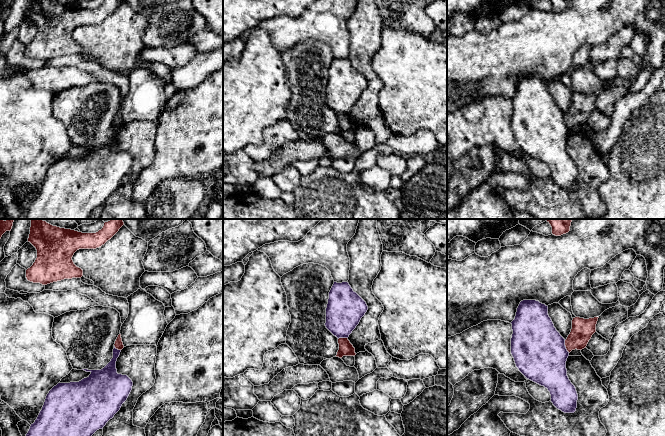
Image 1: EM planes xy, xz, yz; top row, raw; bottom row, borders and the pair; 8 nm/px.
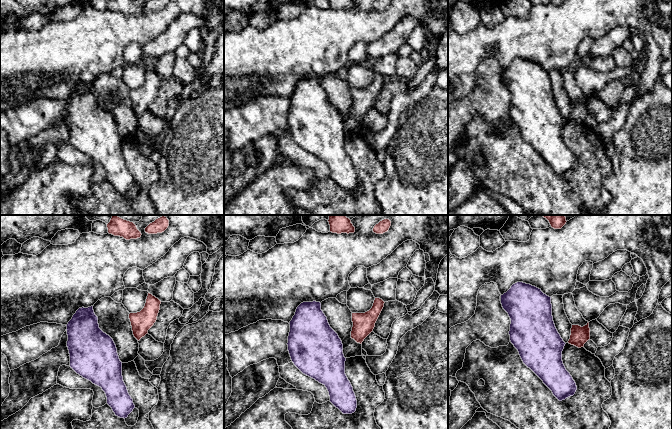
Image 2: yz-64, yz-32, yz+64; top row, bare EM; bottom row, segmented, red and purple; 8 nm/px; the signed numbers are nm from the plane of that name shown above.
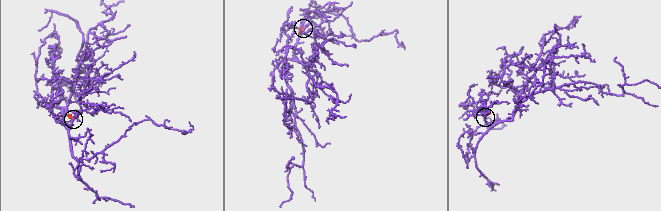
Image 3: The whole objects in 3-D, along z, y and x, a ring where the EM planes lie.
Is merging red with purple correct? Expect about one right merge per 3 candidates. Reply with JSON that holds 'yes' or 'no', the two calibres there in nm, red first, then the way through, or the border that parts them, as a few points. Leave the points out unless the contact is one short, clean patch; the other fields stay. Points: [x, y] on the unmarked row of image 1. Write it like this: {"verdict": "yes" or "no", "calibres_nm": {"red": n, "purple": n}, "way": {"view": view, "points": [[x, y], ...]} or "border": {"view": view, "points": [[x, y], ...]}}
{"verdict": "no", "calibres_nm": {"red": 180, "purple": 420}, "border": {"view": "yz", "points": [[564, 116], [564, 121], [569, 128]]}}

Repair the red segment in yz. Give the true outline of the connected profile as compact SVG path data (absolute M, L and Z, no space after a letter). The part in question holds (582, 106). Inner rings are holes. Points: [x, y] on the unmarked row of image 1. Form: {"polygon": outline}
{"polygon": "M573 94L571 108L565 116L565 122L569 129L575 125L582 126L586 124L592 111L596 108L598 94Z"}

